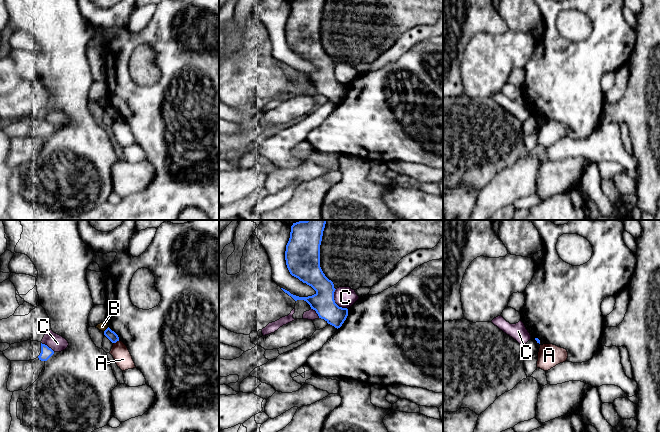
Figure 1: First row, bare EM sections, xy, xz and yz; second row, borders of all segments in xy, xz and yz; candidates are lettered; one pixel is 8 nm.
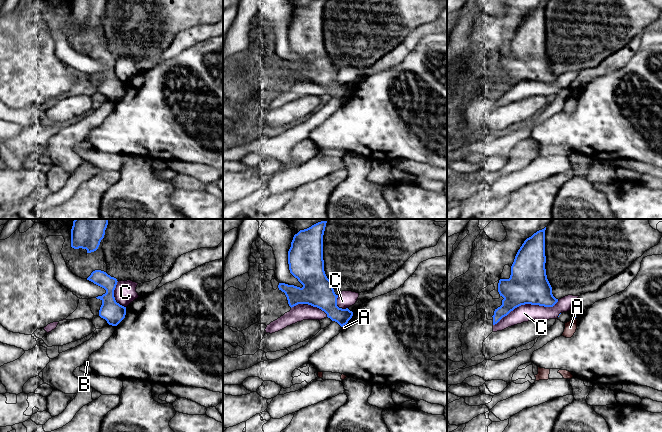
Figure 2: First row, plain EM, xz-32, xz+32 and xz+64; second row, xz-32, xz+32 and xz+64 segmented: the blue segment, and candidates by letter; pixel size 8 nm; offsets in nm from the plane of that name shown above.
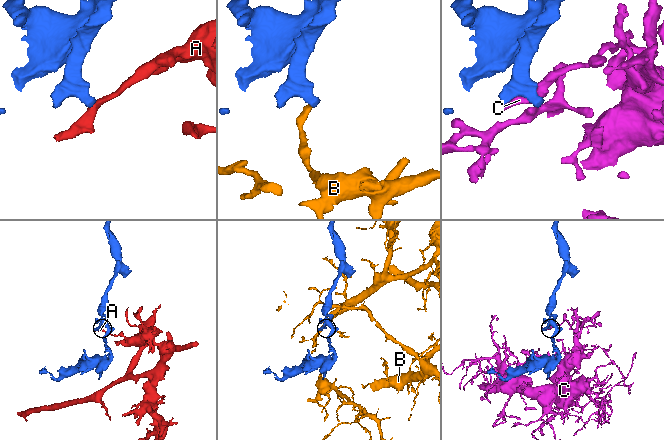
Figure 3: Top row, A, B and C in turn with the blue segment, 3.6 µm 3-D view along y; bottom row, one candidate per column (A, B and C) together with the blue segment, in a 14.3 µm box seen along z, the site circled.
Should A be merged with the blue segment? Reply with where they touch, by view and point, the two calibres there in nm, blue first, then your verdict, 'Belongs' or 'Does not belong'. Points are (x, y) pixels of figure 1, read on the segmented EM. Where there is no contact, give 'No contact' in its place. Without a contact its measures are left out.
Touches blue at xy (116, 341). Thickness 80 nm (blue) against 140 nm. Does not belong

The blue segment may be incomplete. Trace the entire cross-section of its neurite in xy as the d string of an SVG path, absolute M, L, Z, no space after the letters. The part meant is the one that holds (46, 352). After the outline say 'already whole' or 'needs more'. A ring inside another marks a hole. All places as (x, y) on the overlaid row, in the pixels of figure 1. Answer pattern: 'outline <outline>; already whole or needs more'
outline M27 340L11 344L3 354L10 361L29 361L37 357L41 361L47 361L54 351L41 342Z; needs more

